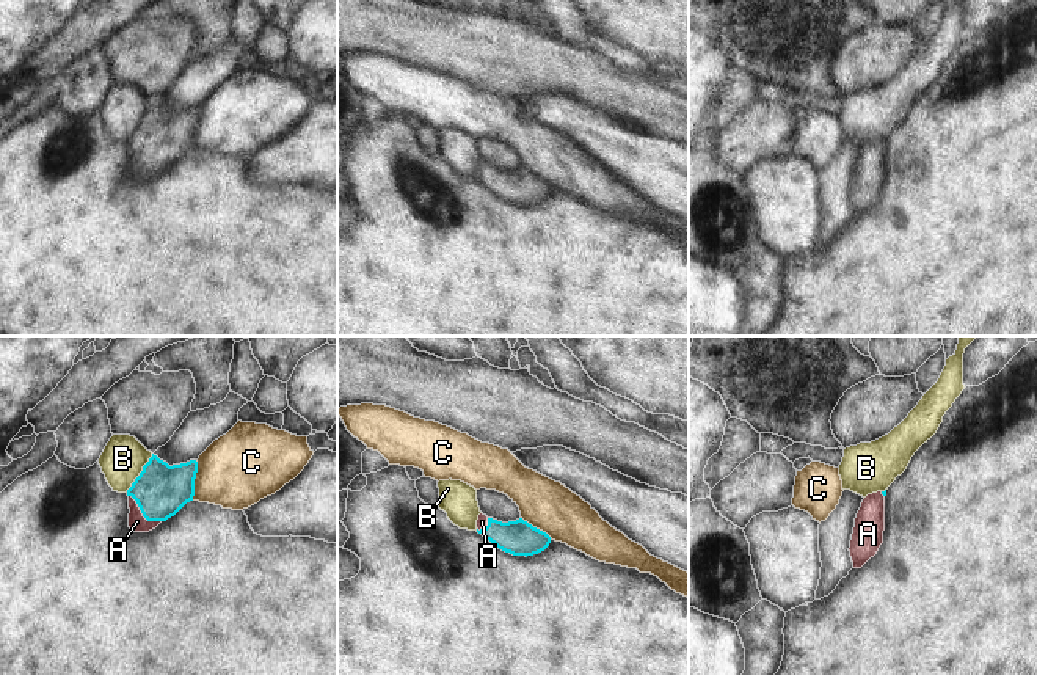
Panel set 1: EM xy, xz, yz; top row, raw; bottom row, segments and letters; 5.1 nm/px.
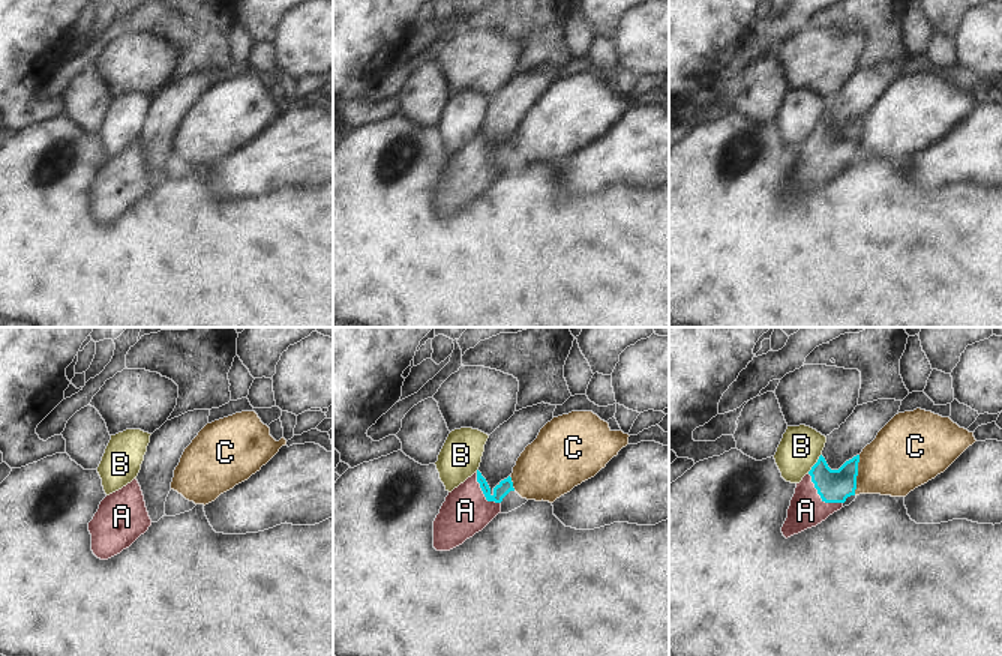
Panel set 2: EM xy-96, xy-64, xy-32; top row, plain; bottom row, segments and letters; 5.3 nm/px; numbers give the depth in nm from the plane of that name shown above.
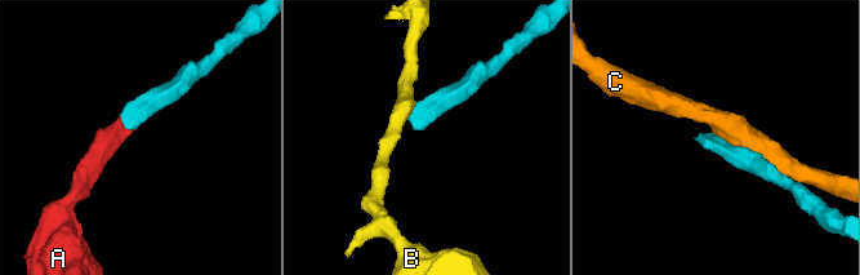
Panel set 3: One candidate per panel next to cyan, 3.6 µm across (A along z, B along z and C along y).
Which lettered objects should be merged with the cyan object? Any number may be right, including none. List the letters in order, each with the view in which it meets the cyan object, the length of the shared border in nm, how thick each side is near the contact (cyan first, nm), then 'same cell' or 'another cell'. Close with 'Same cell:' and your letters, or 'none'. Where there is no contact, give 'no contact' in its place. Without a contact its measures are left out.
A: contact in xy; length 220 nm; calibres 280 and 90 nm; same cell
B: contact in xy; length 240 nm; calibres 280 and 220 nm; another cell
C: contact in xy; length 200 nm; calibres 280 and 380 nm; another cell
Same cell: A

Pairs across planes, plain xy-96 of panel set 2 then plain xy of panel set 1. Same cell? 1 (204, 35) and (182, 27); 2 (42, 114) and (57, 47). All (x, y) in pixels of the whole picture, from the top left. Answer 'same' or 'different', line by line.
1: different
2: different

